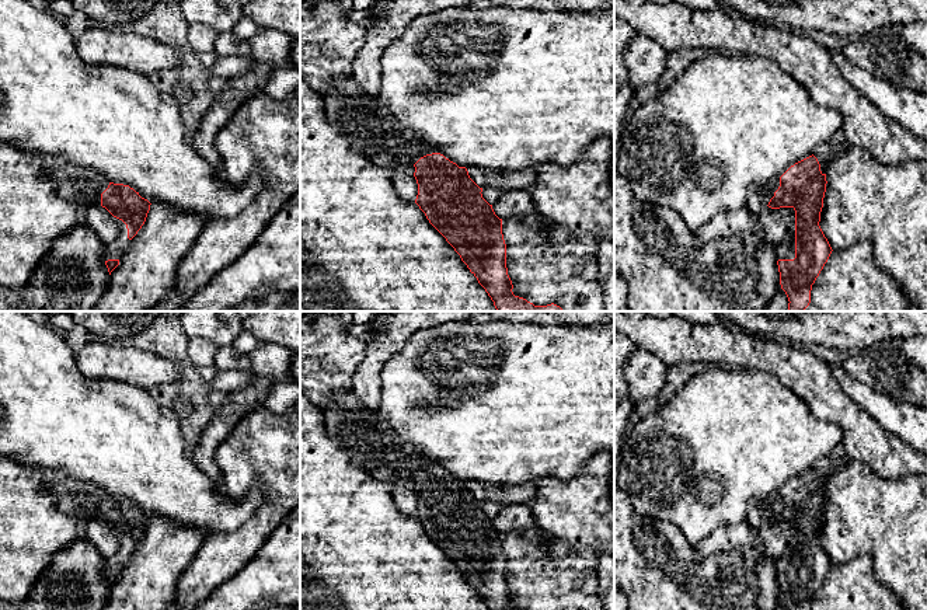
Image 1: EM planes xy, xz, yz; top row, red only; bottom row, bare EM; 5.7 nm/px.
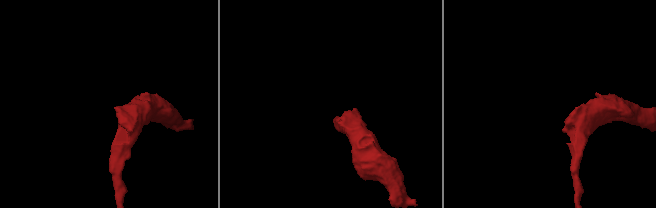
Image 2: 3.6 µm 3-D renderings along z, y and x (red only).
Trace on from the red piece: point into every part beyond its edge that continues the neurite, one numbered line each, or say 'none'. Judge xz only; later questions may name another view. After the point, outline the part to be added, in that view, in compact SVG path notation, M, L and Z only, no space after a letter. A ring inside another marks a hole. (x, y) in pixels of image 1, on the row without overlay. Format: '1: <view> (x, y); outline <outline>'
1: xz (370, 443); outline M339 388L332 394L331 402L320 408L327 433L346 449L353 464L367 470L373 478L393 487L407 484L414 488L414 478L433 467L415 445L404 440L386 421L370 412L352 390Z

